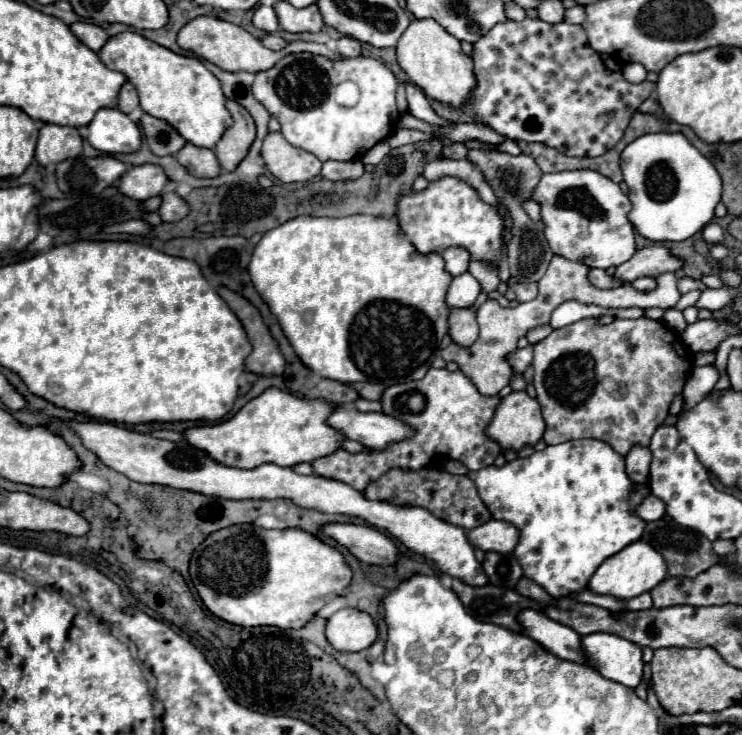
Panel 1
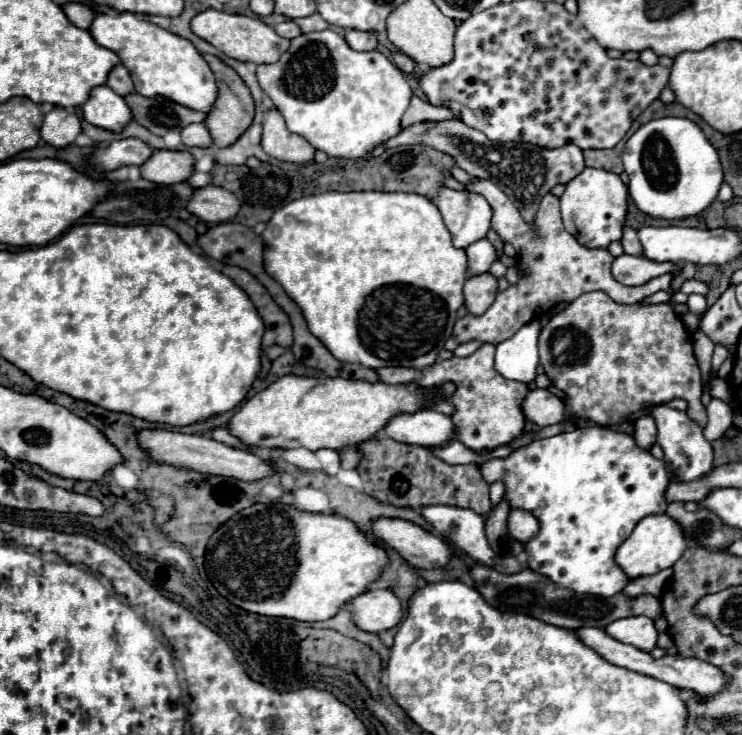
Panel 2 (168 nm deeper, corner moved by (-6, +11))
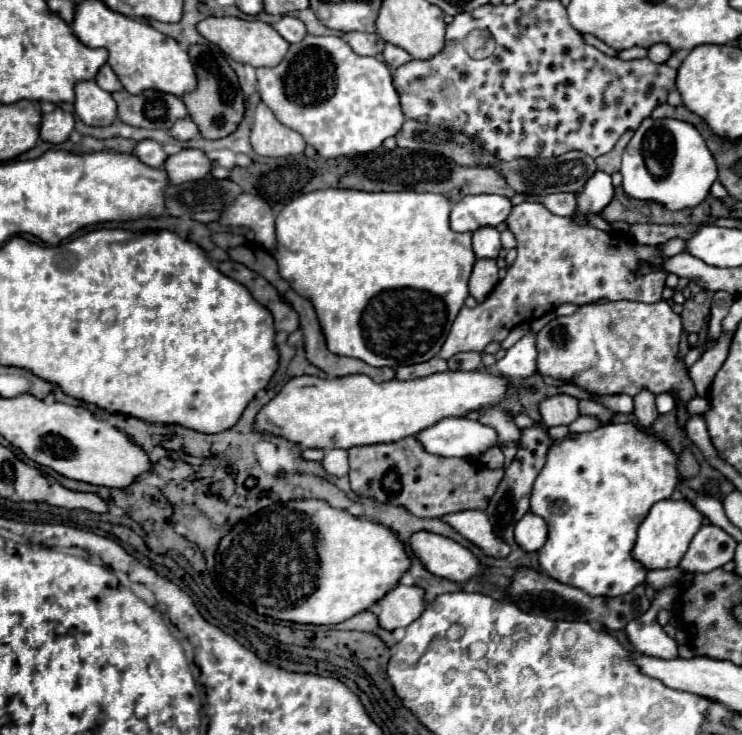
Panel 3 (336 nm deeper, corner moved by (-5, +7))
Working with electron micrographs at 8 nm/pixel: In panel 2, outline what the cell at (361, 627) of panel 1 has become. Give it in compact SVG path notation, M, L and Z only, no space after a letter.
M371 589L349 603L353 621L359 629L379 633L395 627L403 617L401 599L393 589Z

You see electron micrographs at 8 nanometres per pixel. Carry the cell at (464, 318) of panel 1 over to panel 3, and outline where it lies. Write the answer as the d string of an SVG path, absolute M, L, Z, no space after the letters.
M478 259L474 263L474 271L472 271L470 281L468 281L470 295L478 303L482 303L492 293L492 289L496 285L498 285L498 267L496 267L496 261L494 259Z

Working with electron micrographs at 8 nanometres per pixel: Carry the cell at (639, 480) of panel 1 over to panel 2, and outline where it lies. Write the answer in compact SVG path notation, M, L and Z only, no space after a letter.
M643 413L637 421L635 421L635 441L639 447L643 449L649 449L653 443L655 443L655 435L657 435L657 429L655 429L655 421L651 415Z

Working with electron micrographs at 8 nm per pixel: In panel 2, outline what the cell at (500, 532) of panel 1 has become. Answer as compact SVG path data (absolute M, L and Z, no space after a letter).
M513 509L509 517L509 533L521 543L531 541L539 531L539 521L525 509Z

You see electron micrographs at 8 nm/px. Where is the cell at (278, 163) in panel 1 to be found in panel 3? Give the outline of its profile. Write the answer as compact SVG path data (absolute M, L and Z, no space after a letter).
M264 103L256 107L250 143L254 151L264 157L300 155L306 149L304 139L296 131L284 127Z

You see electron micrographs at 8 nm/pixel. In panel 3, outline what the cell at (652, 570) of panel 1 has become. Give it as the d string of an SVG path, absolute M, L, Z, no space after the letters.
M686 499L658 501L650 509L650 513L642 521L642 525L638 527L638 537L636 537L636 543L632 549L632 557L636 561L640 561L646 569L676 567L682 561L682 557L686 555L690 541L700 527L702 527L702 513L698 513L694 509L694 505L690 505Z

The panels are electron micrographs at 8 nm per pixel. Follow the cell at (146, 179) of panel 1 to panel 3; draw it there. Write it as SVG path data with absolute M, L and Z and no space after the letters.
M182 149L166 159L164 171L168 173L170 185L198 181L210 173L210 159L198 149Z

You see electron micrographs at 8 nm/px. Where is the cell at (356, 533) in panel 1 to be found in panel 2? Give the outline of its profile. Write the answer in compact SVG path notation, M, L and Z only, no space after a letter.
M385 517L375 519L373 535L399 551L415 569L441 569L453 557L449 545L441 537L411 521Z

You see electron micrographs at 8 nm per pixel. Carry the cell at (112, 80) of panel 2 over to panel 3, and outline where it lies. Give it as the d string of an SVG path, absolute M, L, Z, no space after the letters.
M104 65L104 67L98 71L96 83L98 83L104 91L108 91L108 93L114 93L114 91L118 91L118 89L124 89L122 83L118 81L116 73L110 69L110 65Z

